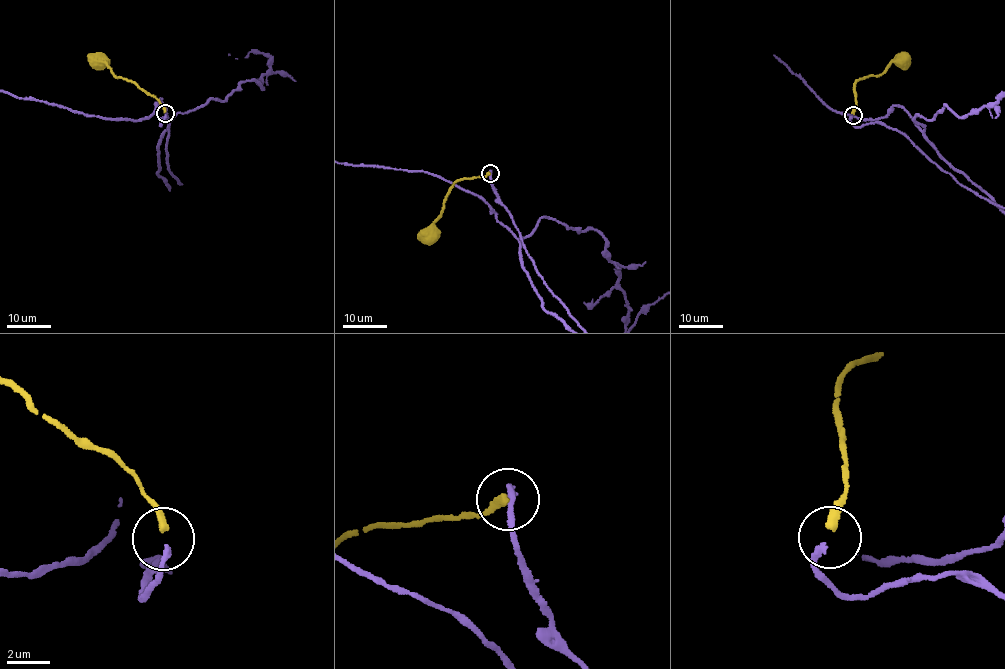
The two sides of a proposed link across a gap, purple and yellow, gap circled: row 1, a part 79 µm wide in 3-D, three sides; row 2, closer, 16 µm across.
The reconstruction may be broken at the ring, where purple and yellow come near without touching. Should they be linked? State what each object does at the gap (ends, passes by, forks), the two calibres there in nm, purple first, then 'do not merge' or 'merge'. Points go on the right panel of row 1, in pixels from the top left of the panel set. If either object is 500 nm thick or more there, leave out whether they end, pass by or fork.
purple ends; yellow ends; calibres 240 and 360 nm; merge

